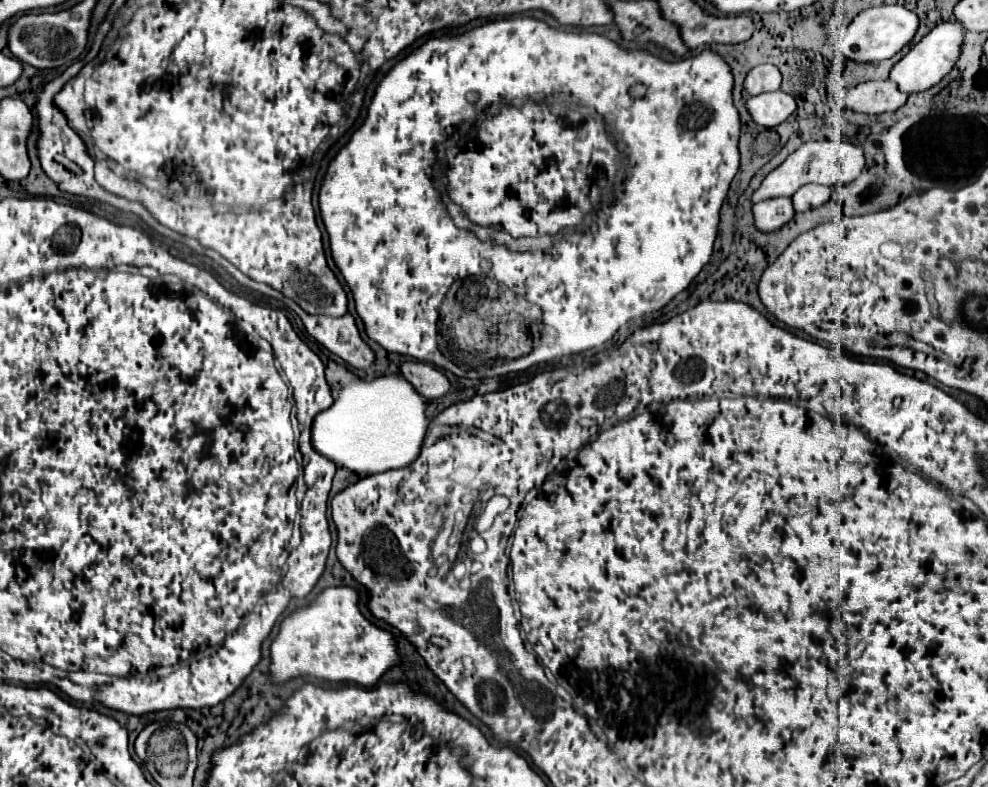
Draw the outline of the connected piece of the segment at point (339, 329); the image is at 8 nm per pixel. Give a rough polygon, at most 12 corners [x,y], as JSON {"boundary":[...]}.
{"boundary":[[352,314],[308,316],[306,332],[350,366],[366,370],[374,352]]}

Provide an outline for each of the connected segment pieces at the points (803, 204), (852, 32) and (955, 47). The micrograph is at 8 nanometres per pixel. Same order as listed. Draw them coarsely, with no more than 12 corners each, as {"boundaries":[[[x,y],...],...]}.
{"boundaries":[[[806,184],[792,196],[796,212],[818,208],[834,188]],[[904,6],[860,12],[838,50],[854,62],[892,58],[918,30]],[[960,22],[934,26],[892,66],[904,94],[938,84],[960,56]]]}

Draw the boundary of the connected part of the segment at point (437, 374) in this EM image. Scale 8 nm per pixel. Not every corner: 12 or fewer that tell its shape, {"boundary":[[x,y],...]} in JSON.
{"boundary":[[424,362],[402,366],[426,399],[442,398],[450,382],[442,370]]}

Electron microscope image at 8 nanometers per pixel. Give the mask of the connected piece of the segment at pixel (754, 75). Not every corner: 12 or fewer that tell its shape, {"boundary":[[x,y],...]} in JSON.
{"boundary":[[760,64],[748,72],[748,96],[778,90],[782,76],[776,66]]}

